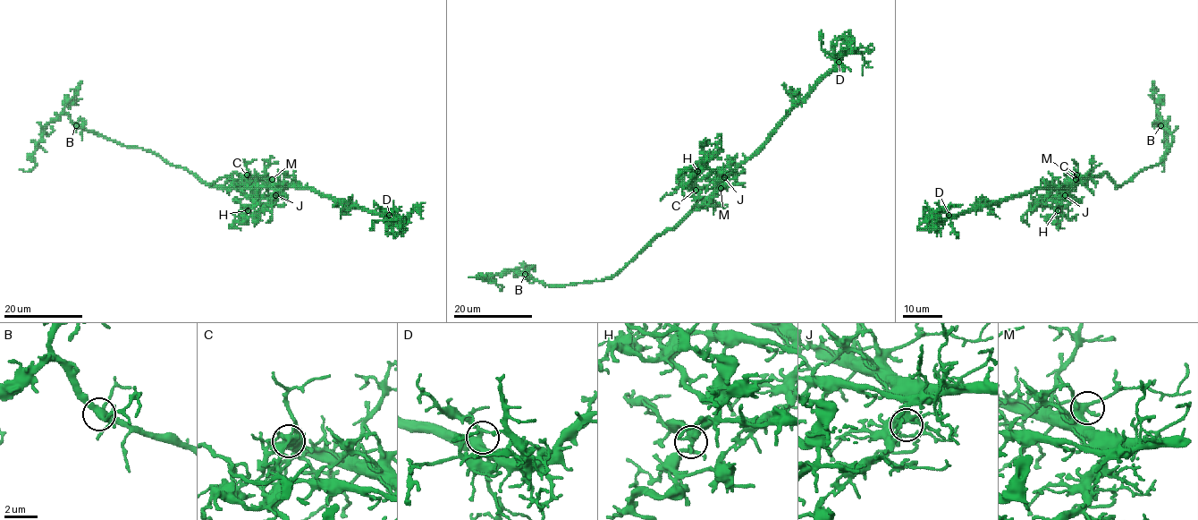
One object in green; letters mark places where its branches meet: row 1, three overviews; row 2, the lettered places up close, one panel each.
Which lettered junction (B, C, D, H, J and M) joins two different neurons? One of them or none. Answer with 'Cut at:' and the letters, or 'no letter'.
Cut at: C

